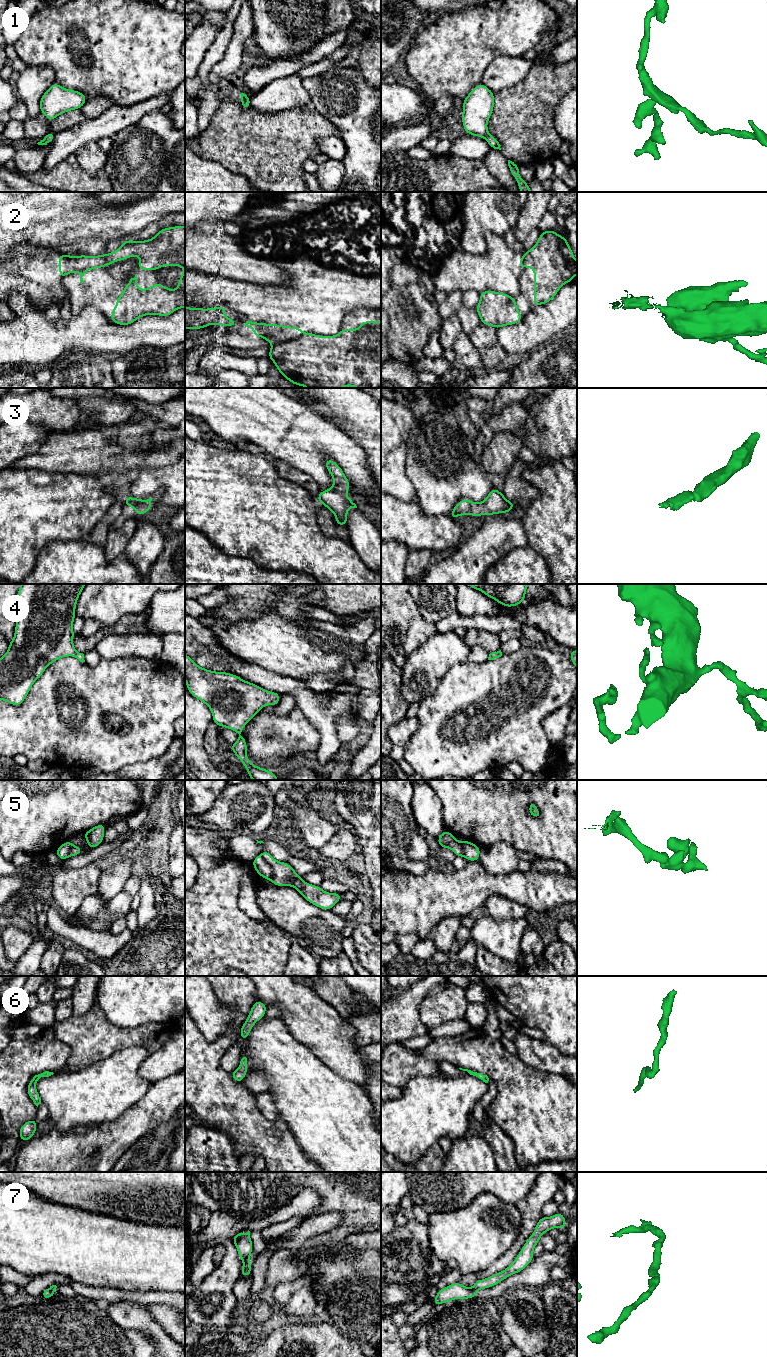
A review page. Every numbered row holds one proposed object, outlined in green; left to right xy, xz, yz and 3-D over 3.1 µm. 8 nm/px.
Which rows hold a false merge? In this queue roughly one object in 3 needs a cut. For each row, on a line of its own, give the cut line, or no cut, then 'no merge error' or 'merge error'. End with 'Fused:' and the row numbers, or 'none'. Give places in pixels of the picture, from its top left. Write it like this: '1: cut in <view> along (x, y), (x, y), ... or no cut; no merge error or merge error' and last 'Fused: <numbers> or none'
1: no cut; no merge error
2: cut in xz along (304, 333), (295, 338), (272, 342); merge error
3: no cut; no merge error
4: no cut; no merge error
5: cut in xz along (260, 855), (273, 871), (273, 876), (270, 880); merge error
6: no cut; no merge error
7: cut in xz along (247, 1261), (243, 1266); merge error
Fused: 2, 5, 7

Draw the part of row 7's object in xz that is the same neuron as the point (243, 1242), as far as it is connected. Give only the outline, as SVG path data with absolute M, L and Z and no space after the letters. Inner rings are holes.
M250 1231L246 1234L238 1232L232 1239L237 1248L240 1259L243 1261L243 1266L248 1262L249 1257L252 1254L252 1240L250 1237Z

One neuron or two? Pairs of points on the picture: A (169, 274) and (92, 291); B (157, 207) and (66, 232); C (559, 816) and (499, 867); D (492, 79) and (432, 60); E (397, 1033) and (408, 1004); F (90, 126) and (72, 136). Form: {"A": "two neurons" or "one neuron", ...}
{"A": "one neuron", "B": "one neuron", "C": "two neurons", "D": "two neurons", "E": "one neuron", "F": "one neuron"}

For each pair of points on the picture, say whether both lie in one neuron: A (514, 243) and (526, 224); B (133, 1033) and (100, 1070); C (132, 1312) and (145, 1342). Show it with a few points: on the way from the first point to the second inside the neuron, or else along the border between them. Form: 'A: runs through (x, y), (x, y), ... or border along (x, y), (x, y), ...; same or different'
A: border along (512, 229), (515, 236), (522, 242); different
B: border along (140, 1045), (122, 1048), (96, 1062); different
C: runs through (135, 1319), (143, 1331), (143, 1335); same

